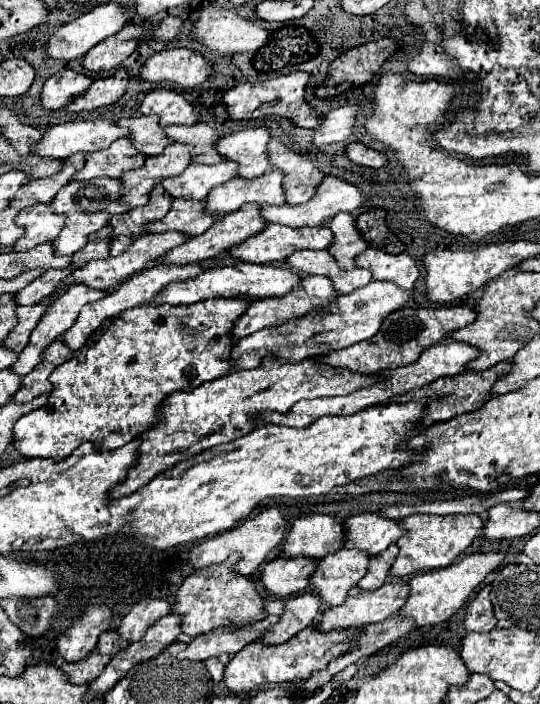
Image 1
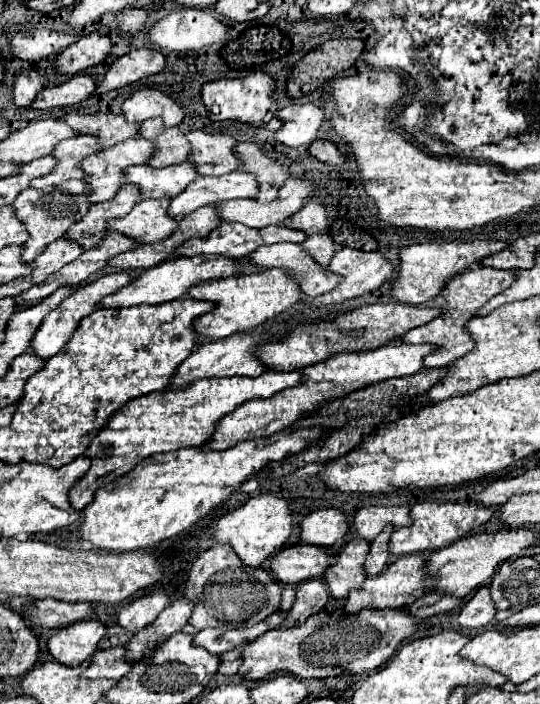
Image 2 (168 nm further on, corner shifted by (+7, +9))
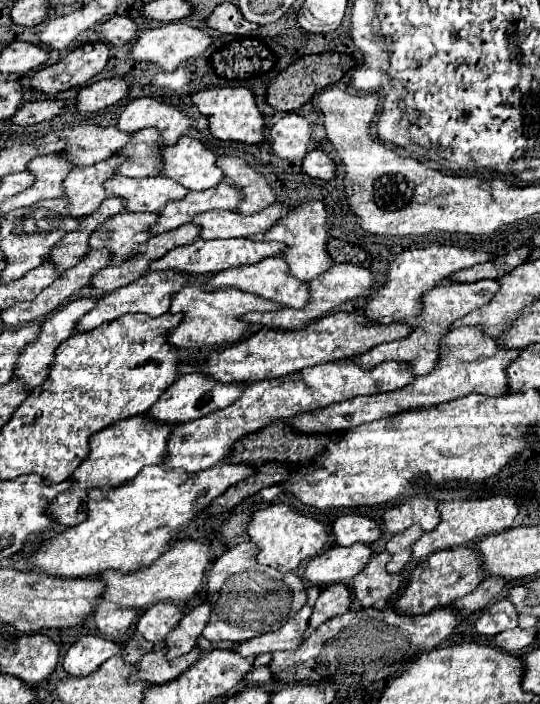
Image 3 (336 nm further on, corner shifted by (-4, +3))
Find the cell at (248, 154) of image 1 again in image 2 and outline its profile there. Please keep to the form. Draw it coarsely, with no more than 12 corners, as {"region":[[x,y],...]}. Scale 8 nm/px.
{"region":[[189,131],[189,161],[217,177],[241,165],[227,133]]}

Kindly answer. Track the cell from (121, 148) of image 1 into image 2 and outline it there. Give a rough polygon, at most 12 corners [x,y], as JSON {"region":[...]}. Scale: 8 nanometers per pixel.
{"region":[[77,135],[51,153],[53,173],[31,187],[43,189],[67,179],[83,179],[79,163],[101,151],[97,137]]}

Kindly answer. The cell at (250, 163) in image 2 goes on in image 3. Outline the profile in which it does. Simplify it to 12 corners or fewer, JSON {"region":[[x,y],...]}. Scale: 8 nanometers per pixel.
{"region":[[220,155],[224,175],[244,191],[238,207],[254,215],[276,201],[268,181],[242,157]]}

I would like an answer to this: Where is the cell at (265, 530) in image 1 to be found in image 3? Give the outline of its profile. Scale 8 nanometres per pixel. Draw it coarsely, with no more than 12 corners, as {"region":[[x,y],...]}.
{"region":[[288,505],[248,523],[258,563],[294,571],[324,551],[328,533]]}

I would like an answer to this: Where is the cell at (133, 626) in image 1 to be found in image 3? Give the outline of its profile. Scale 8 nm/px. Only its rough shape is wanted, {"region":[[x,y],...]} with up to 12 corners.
{"region":[[154,603],[136,631],[162,643],[184,613],[174,603]]}

